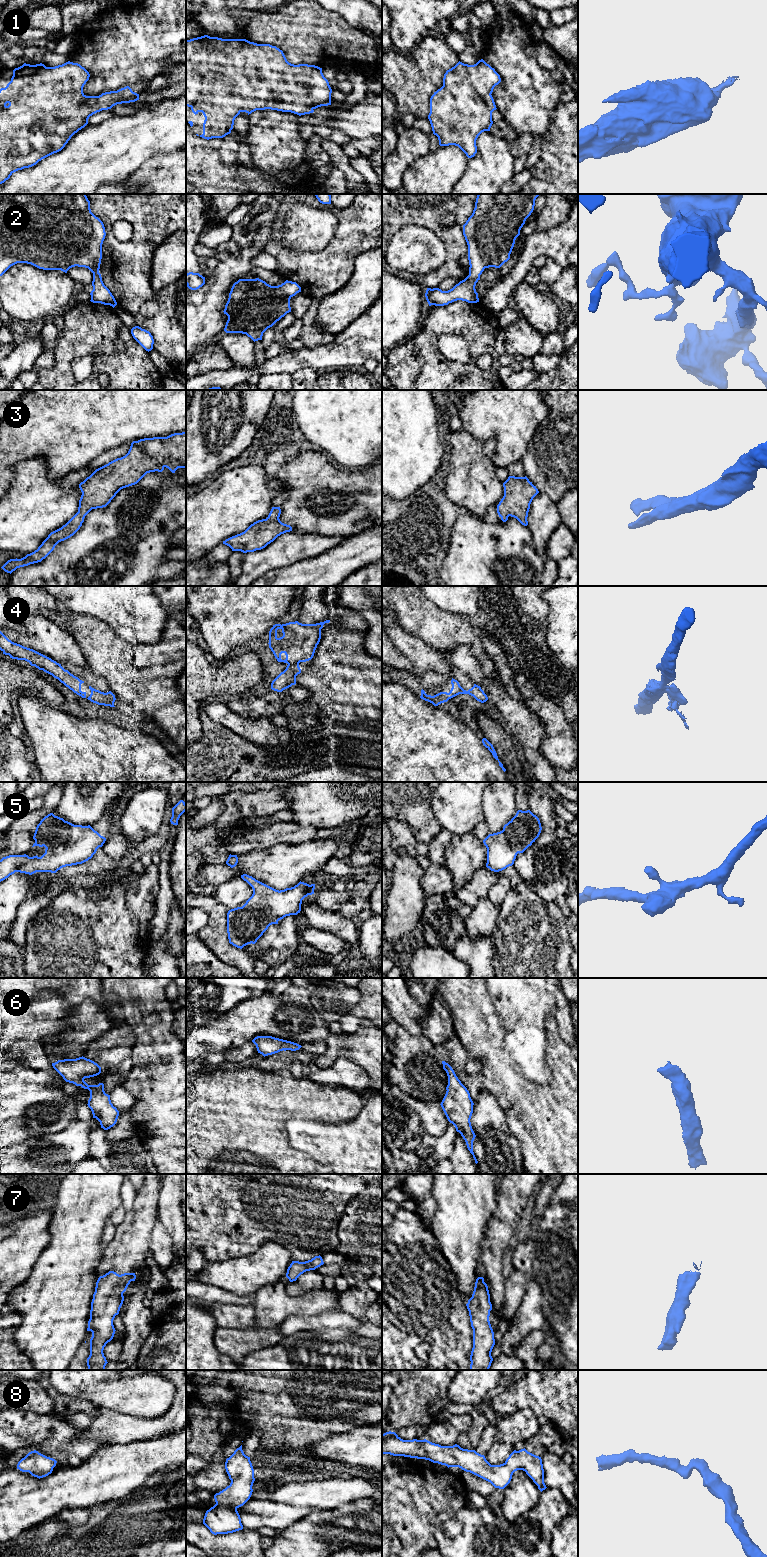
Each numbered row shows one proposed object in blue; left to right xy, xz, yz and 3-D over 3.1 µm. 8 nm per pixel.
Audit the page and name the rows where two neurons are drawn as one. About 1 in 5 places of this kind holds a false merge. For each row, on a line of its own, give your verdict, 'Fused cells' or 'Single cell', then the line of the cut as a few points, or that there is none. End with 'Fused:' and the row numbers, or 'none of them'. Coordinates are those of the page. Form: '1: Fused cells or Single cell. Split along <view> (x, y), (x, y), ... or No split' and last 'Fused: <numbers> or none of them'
1: Single cell. No split
2: Single cell. No split
3: Single cell. No split
4: Fused cells. Split along xz (298, 662), (288, 664)
5: Single cell. No split
6: Single cell. No split
7: Single cell. No split
8: Single cell. No split
Fused: 4

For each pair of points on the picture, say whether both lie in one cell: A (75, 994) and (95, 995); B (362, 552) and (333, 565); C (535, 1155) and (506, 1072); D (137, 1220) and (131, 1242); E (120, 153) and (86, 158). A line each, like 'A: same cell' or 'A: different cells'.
A: same cell
B: same cell
C: same cell
D: same cell
E: same cell

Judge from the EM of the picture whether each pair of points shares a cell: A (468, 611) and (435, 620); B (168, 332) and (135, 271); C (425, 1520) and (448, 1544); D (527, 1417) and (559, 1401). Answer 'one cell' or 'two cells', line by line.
A: two cells
B: two cells
C: two cells
D: two cells

